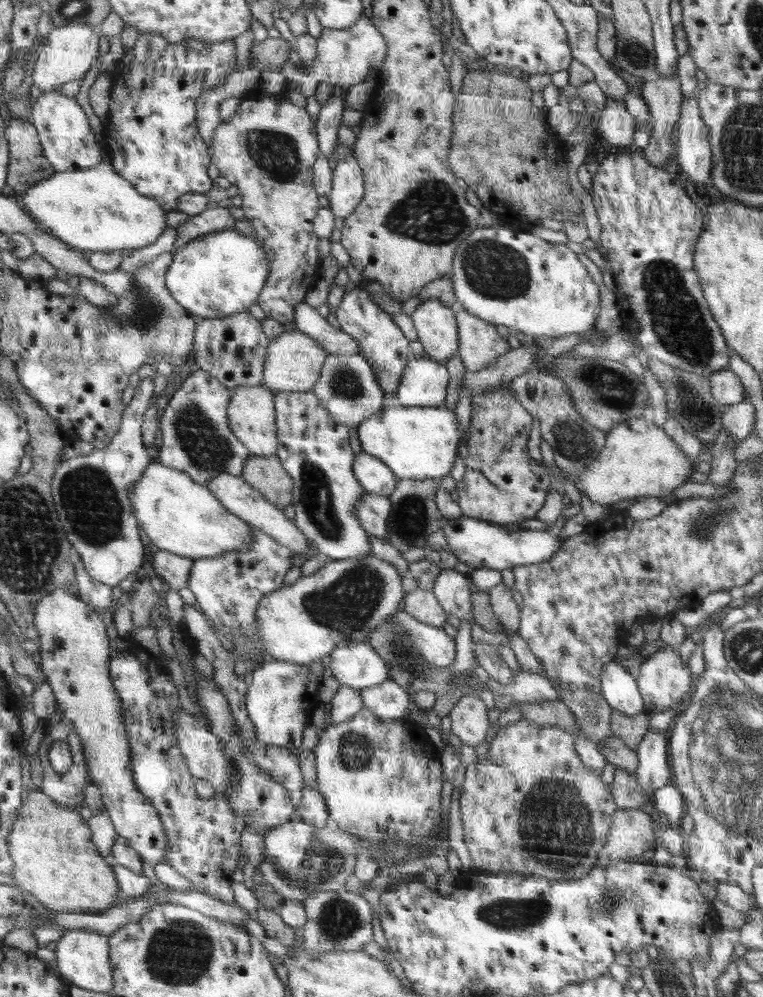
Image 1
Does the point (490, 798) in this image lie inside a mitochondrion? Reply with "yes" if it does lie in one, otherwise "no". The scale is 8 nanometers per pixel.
no

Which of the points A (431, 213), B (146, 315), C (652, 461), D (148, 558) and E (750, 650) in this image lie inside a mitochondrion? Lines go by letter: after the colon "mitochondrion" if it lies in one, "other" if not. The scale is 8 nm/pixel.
A: mitochondrion
B: mitochondrion
C: other
D: other
E: mitochondrion

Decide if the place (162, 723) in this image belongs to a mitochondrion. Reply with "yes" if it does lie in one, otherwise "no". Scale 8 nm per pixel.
no

